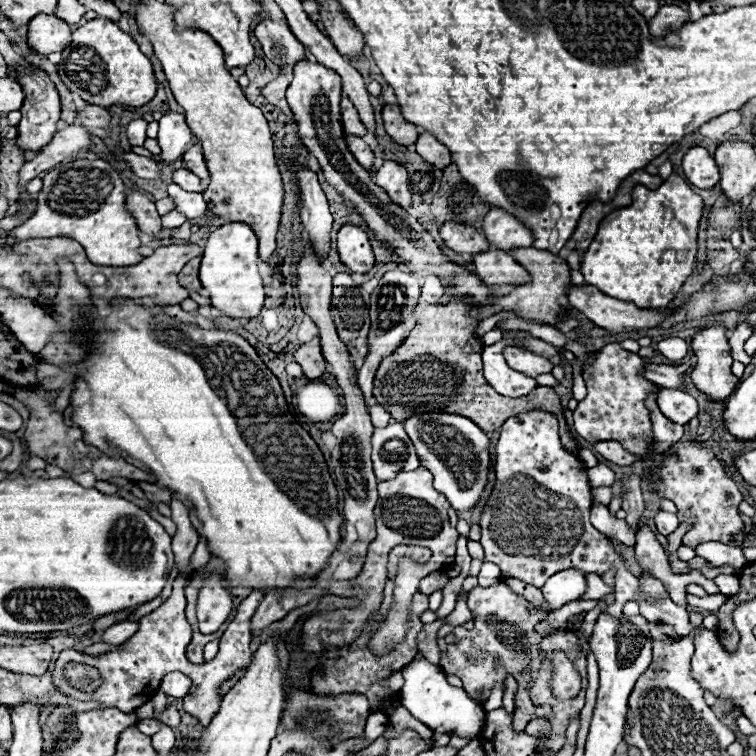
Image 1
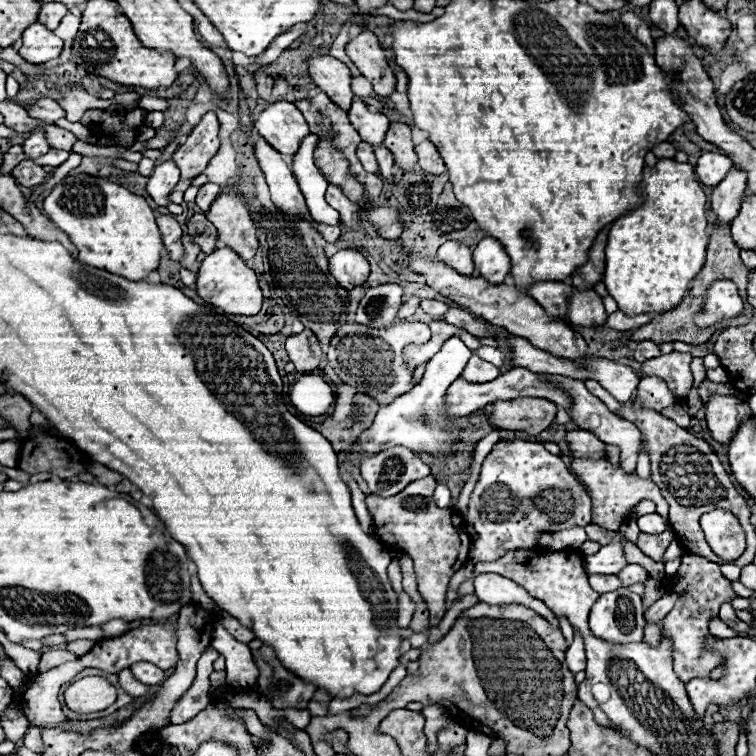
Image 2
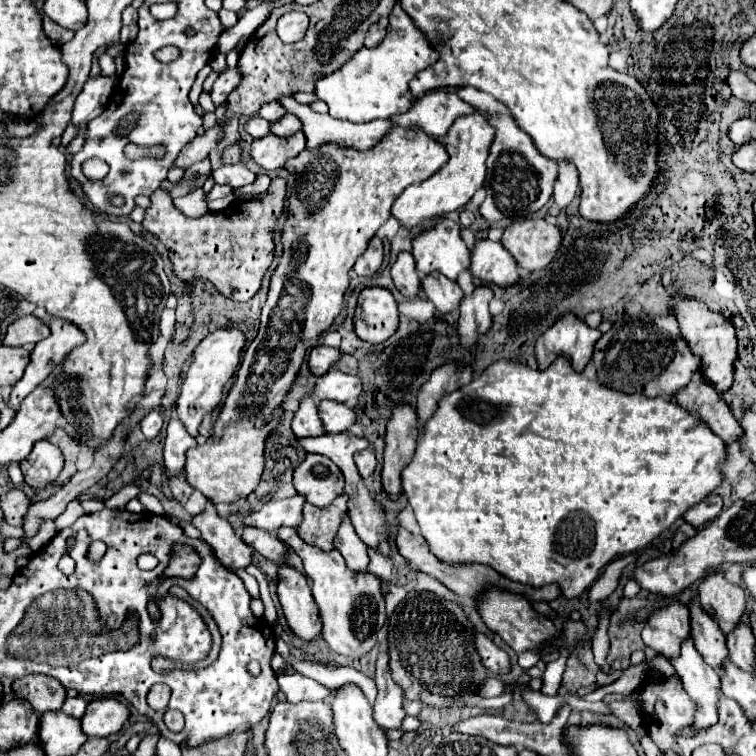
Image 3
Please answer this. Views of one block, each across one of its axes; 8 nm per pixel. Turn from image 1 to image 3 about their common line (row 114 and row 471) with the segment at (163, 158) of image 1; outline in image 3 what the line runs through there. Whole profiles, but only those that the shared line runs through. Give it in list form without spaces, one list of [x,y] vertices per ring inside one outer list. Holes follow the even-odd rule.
[[[172,418],[166,428],[166,442],[164,442],[164,474],[168,478],[176,478],[184,474],[186,450],[192,448],[196,440],[180,426],[178,418]]]

